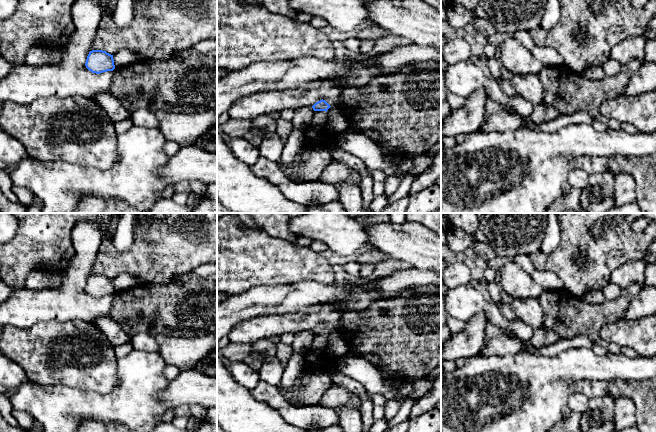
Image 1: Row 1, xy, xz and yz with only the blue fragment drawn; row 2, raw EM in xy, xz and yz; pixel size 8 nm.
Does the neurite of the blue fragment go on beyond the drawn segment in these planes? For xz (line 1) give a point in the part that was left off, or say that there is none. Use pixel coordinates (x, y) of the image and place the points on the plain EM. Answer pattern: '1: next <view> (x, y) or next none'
1: next none

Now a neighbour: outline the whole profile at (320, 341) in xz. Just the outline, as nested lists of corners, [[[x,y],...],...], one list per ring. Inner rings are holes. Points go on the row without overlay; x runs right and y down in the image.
[[[315,335],[312,343],[313,350],[325,350],[327,346],[326,335]]]

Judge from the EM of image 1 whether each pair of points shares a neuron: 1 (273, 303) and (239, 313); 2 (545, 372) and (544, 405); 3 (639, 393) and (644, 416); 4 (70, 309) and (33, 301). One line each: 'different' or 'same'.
1: same
2: same
3: same
4: same

